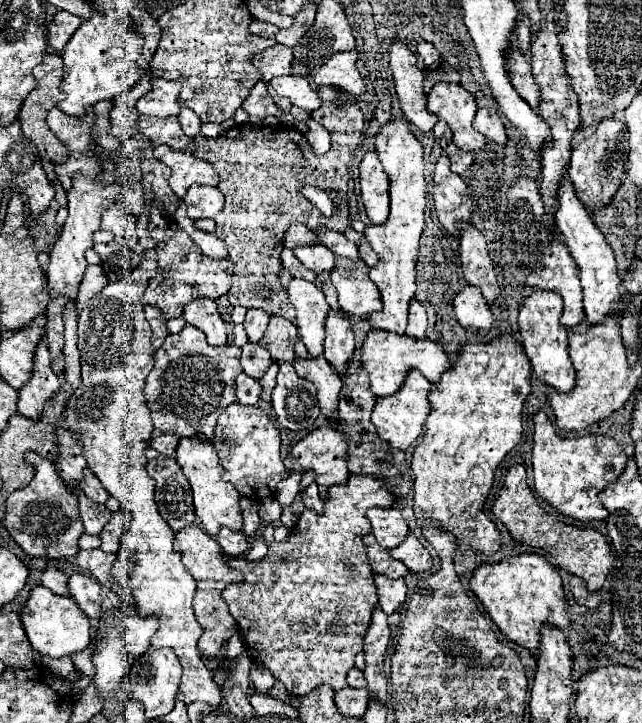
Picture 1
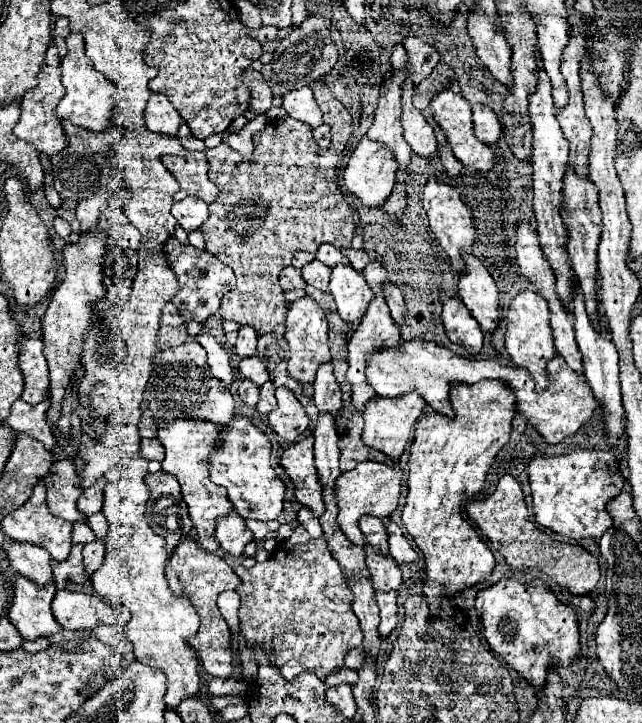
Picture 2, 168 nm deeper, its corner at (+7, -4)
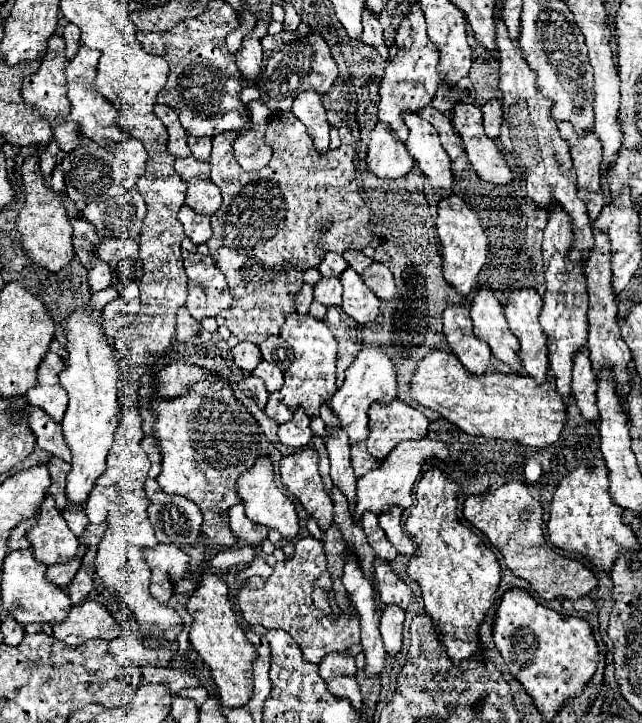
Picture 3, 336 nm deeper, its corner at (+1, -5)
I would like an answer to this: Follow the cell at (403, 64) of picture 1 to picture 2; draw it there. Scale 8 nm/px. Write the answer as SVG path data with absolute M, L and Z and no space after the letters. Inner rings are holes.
M407 78L403 82L403 114L401 114L401 124L403 124L403 136L411 150L421 156L421 158L435 158L437 156L437 140L433 134L433 126L425 120L425 116L413 106L411 96L413 96L413 80Z

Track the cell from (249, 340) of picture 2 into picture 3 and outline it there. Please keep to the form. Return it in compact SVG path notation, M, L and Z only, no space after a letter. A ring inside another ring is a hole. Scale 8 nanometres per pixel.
M249 341L237 343L237 347L233 347L231 353L233 353L235 365L239 369L245 369L245 371L253 371L259 365L259 361L261 361L259 347L255 343L249 343Z

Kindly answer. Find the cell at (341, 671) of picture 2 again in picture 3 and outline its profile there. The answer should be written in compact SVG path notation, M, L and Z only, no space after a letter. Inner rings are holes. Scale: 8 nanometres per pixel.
M331 653L329 657L325 657L325 661L321 661L319 665L319 673L321 677L327 681L327 679L333 679L333 677L339 677L339 675L351 675L355 677L357 675L357 665L355 665L355 659L349 655L349 653Z

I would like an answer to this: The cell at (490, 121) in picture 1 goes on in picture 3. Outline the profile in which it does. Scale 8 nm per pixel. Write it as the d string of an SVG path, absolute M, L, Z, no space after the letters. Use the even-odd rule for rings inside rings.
M489 99L483 107L483 119L485 119L485 133L487 137L495 139L501 129L501 101L499 99Z

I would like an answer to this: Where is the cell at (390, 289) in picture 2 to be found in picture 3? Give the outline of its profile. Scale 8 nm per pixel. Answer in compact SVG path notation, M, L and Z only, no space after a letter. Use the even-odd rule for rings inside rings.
M373 263L365 273L361 275L365 285L381 299L381 301L393 301L395 297L395 279L391 271L383 263Z

